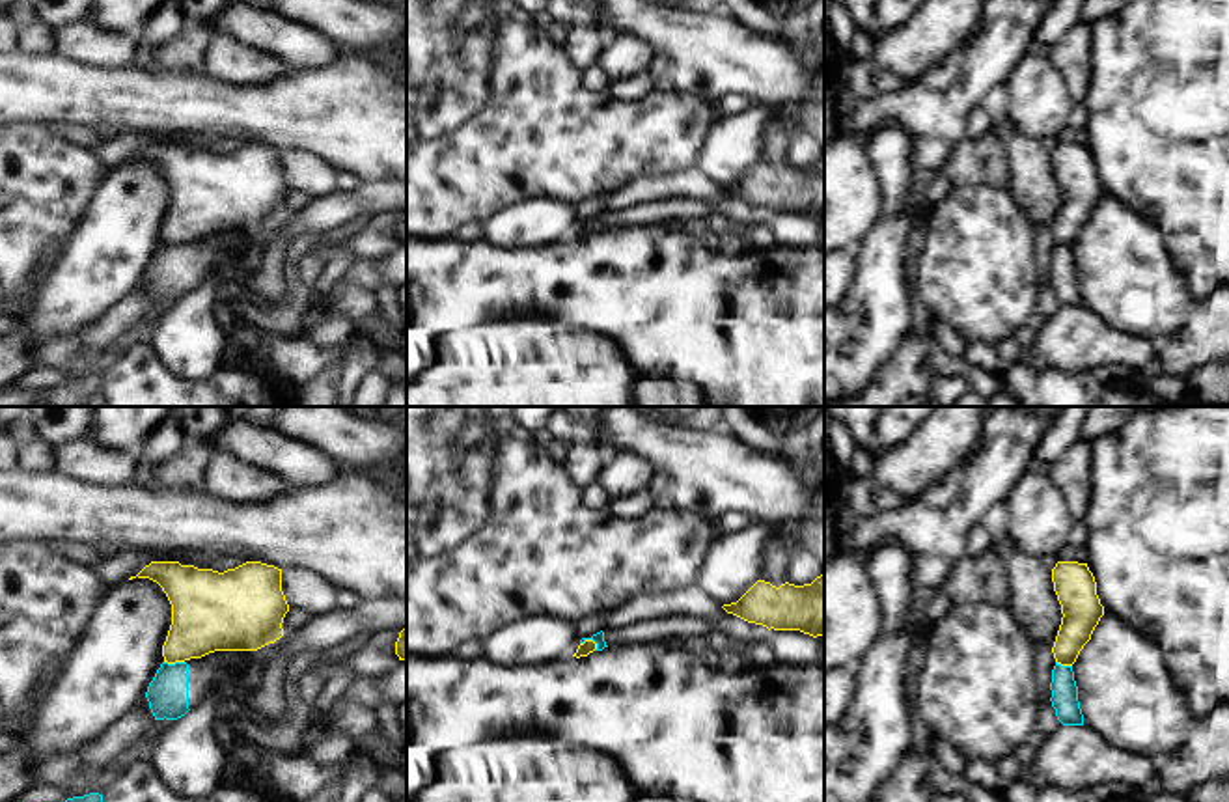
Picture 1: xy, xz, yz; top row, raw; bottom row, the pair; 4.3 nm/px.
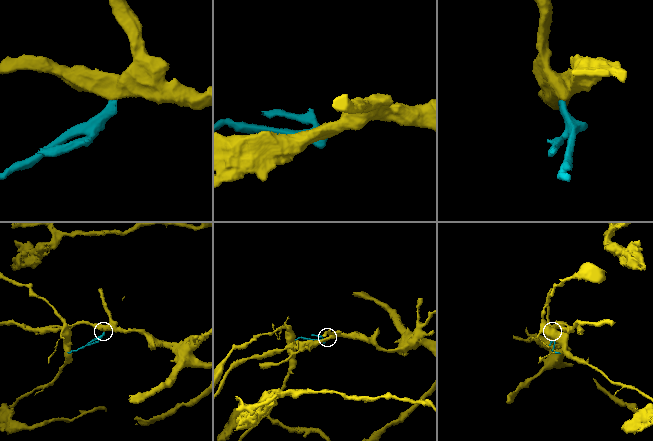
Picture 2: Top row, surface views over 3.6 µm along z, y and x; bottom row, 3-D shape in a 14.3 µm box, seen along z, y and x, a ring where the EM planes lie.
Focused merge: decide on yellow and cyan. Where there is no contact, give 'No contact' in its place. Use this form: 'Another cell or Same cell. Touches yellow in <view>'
Another cell. Touches yellow in xz

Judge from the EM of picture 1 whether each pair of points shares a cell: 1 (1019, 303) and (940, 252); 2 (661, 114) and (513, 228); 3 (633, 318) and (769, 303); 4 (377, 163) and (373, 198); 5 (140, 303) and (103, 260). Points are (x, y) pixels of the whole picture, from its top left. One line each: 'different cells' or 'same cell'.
1: same cell
2: different cells
3: same cell
4: different cells
5: different cells

